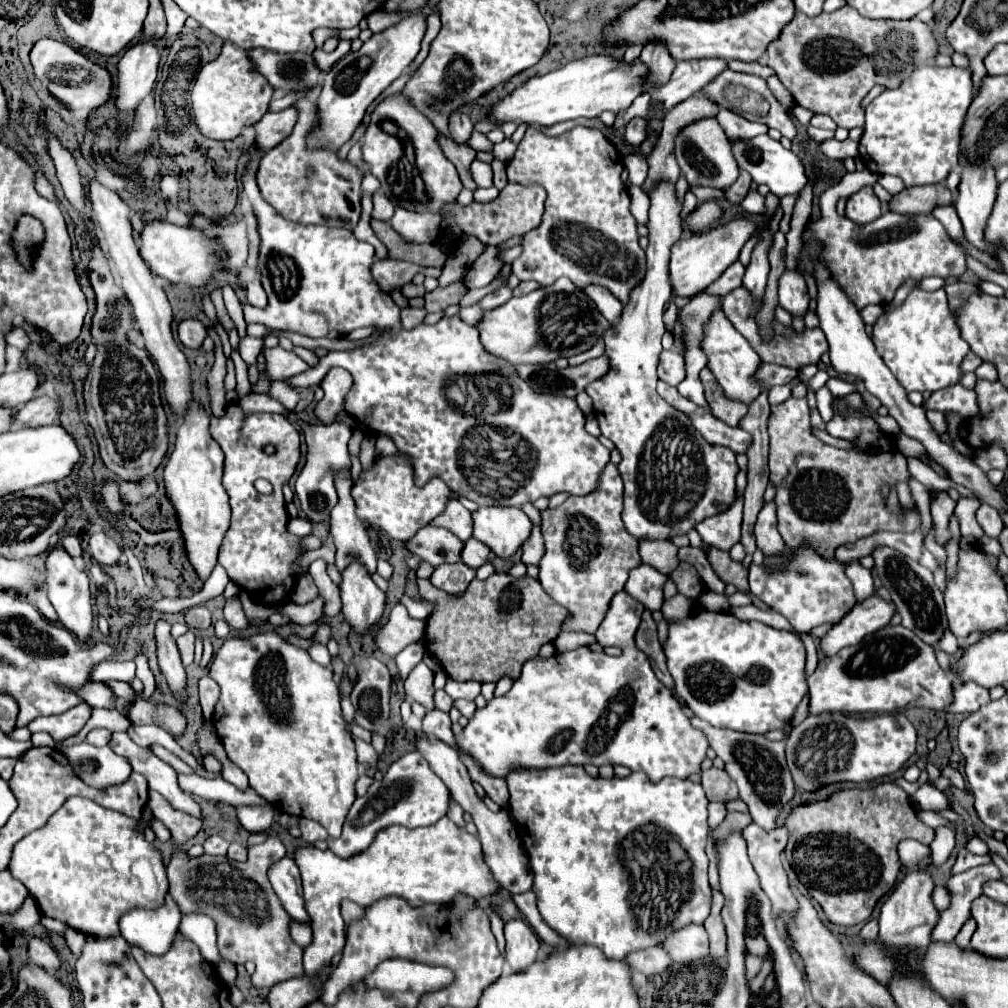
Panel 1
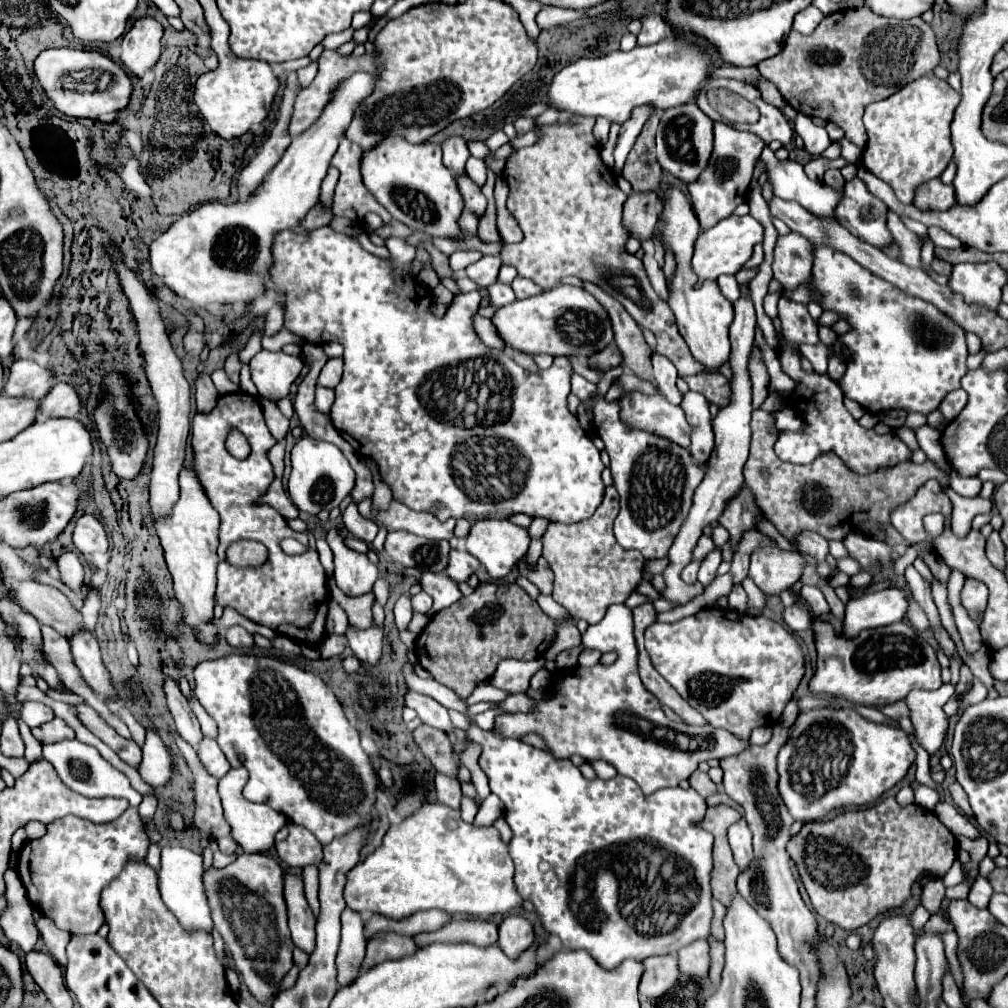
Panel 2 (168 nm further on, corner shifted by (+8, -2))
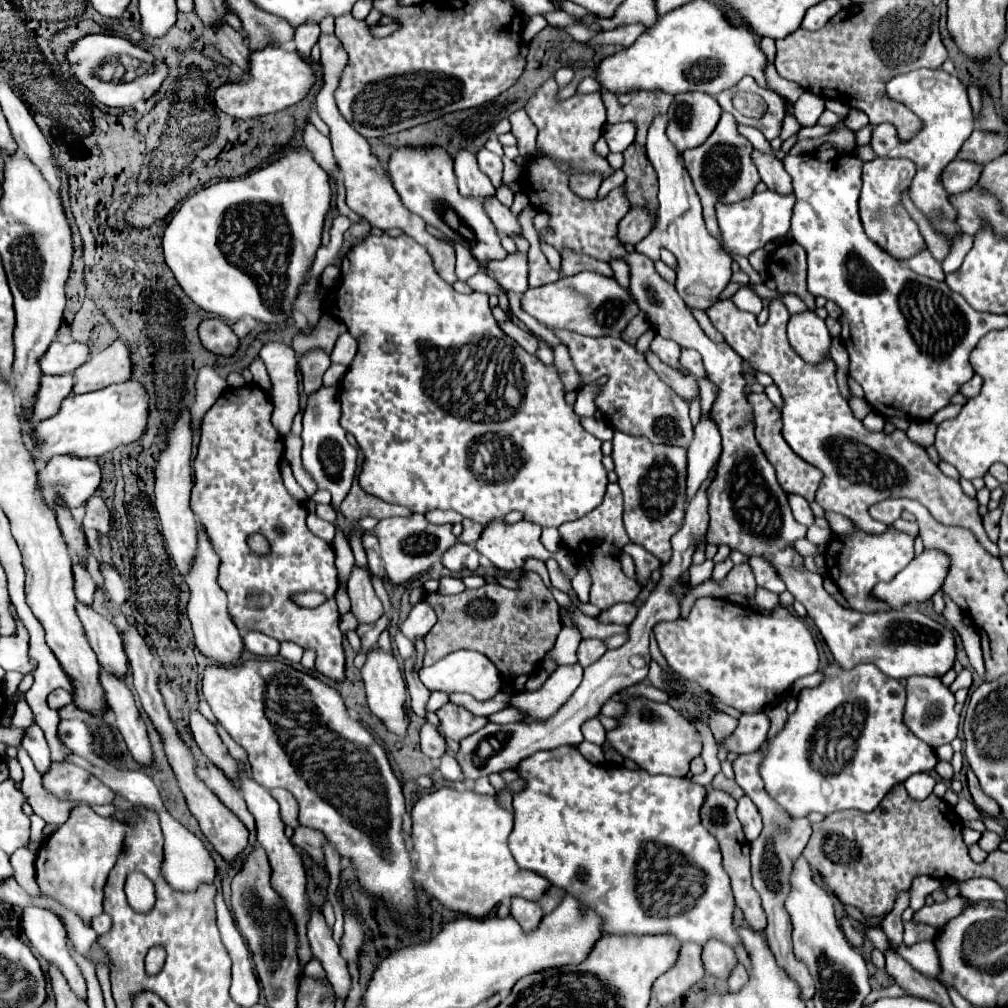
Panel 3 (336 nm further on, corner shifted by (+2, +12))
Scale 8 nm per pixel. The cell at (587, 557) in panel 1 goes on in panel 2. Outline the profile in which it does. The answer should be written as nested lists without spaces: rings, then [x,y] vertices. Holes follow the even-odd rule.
[[[606,486],[604,500],[590,518],[574,524],[550,522],[542,536],[542,556],[554,572],[552,598],[576,620],[586,620],[588,624],[600,622],[608,606],[624,602],[642,580],[646,560],[636,550],[624,550],[618,546],[612,534],[612,522],[618,516],[618,510],[618,492],[614,486]]]

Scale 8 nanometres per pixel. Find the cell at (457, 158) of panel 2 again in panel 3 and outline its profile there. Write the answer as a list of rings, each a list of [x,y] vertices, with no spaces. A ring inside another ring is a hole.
[[[460,150],[456,154],[454,172],[456,172],[458,188],[460,188],[462,196],[486,200],[486,198],[492,198],[496,194],[496,188],[492,186],[488,176],[484,176],[484,172],[480,172],[480,168],[476,164],[476,156],[472,152]]]

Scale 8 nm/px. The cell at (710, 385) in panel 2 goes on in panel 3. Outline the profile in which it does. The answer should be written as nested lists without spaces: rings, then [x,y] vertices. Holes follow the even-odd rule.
[[[682,350],[680,354],[680,364],[690,370],[694,376],[702,378],[706,372],[704,372],[704,366],[702,366],[702,360],[700,360],[700,354],[696,350]]]

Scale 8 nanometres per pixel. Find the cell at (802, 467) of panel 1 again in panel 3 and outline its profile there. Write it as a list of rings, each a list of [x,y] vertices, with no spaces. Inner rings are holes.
[[[748,394],[748,400],[754,408],[754,422],[756,422],[756,438],[758,444],[762,446],[768,462],[776,468],[776,476],[780,486],[784,488],[784,492],[796,492],[800,496],[804,496],[808,502],[814,500],[814,494],[818,490],[820,484],[820,470],[812,468],[808,462],[800,460],[800,456],[796,456],[792,452],[792,448],[786,444],[786,440],[782,438],[782,418],[780,418],[780,410],[768,400],[766,394]]]

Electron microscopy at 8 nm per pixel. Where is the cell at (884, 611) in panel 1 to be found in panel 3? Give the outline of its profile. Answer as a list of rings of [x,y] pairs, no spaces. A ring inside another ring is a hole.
[[[924,548],[892,582],[880,582],[874,596],[886,600],[890,606],[900,608],[912,602],[930,600],[944,584],[950,570],[950,558],[934,548]]]

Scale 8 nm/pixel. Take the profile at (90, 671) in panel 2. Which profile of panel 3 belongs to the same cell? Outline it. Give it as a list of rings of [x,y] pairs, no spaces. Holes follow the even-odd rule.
[[[102,670],[102,686],[106,690],[106,702],[114,712],[116,728],[120,730],[132,758],[140,766],[152,766],[154,756],[148,740],[148,730],[134,704],[132,692],[126,688],[126,684],[120,684],[120,680],[108,680],[108,676],[104,676],[104,670]]]

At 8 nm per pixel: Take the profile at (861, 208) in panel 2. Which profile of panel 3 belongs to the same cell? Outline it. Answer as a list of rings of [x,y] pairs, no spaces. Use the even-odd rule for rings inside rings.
[[[876,158],[864,164],[864,186],[860,194],[860,220],[872,242],[898,260],[908,260],[926,248],[926,242],[918,230],[918,224],[910,218],[902,206],[902,192],[910,188],[916,168],[910,160],[896,158]]]

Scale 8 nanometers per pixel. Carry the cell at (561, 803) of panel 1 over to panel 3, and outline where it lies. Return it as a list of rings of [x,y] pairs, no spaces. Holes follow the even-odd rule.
[[[560,746],[554,750],[542,750],[532,754],[530,758],[522,760],[516,768],[522,778],[528,782],[526,790],[520,794],[514,794],[512,806],[514,806],[514,830],[510,834],[510,850],[516,862],[532,870],[540,876],[546,876],[554,886],[566,890],[568,894],[576,896],[584,908],[596,910],[604,920],[604,932],[606,934],[674,934],[680,942],[696,942],[704,946],[708,940],[716,938],[732,948],[742,946],[742,940],[738,936],[738,928],[734,926],[734,896],[730,890],[730,878],[722,868],[722,854],[716,844],[716,838],[710,836],[710,832],[700,824],[700,806],[704,804],[706,788],[690,782],[688,778],[670,778],[670,776],[650,776],[644,770],[628,770],[620,764],[606,762],[606,764],[590,764],[580,752],[572,746]]]

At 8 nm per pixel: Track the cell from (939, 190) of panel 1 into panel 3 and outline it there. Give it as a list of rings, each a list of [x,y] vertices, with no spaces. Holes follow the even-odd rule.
[[[956,158],[944,170],[942,182],[944,182],[944,188],[950,194],[960,194],[960,192],[966,192],[966,190],[974,188],[978,184],[978,180],[980,180],[980,174],[982,174],[982,166],[980,164]]]

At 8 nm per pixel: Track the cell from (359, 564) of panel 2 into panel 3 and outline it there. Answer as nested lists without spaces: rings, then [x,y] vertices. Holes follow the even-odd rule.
[[[354,566],[348,580],[348,596],[352,600],[352,614],[356,616],[358,624],[372,624],[384,614],[382,602],[372,588],[368,570]]]

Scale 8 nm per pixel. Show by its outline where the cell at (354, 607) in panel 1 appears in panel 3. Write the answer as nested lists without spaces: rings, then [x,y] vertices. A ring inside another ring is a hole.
[[[372,648],[368,652],[368,660],[362,668],[362,678],[366,684],[368,706],[370,706],[372,714],[376,714],[392,734],[404,738],[408,734],[410,716],[406,710],[406,682],[404,682],[404,676],[402,676],[402,670],[400,670],[396,658],[392,654],[382,652],[380,648]]]

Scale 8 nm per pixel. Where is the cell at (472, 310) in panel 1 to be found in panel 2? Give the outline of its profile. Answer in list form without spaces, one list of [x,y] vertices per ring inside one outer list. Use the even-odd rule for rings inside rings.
[[[474,314],[472,324],[474,324],[474,330],[476,330],[478,338],[480,338],[486,346],[490,346],[490,348],[498,348],[498,350],[502,348],[502,342],[498,342],[498,336],[494,334],[492,322],[490,322],[488,318],[484,318],[484,316],[480,316],[480,314]]]

